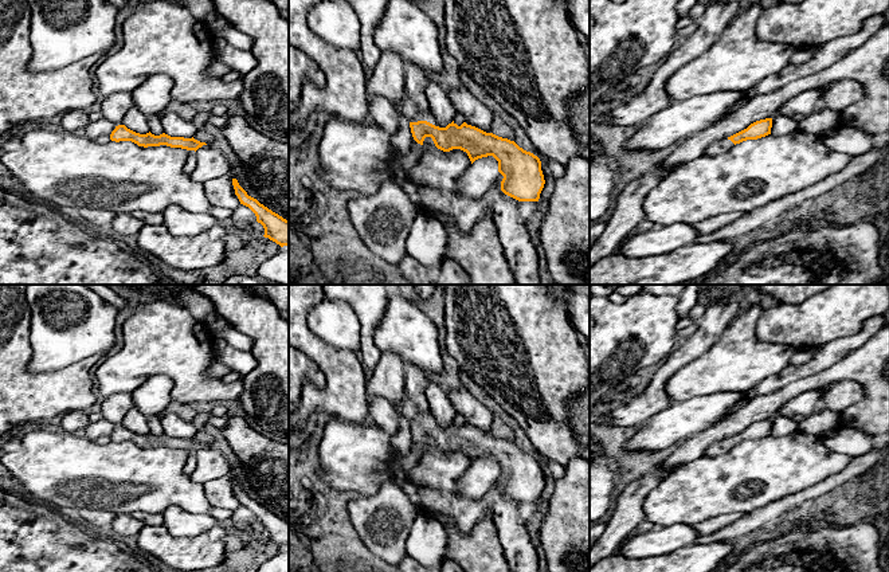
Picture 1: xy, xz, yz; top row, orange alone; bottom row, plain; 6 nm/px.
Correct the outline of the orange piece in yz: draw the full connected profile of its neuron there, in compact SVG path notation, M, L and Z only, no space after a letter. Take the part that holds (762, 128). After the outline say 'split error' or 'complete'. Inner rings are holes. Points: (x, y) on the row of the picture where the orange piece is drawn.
M772 118L756 121L756 122L751 124L747 129L744 129L728 138L710 144L706 148L704 154L705 156L717 156L717 154L725 153L731 148L733 148L736 144L740 144L747 140L757 140L757 138L771 134L771 128L772 128Z; split error

